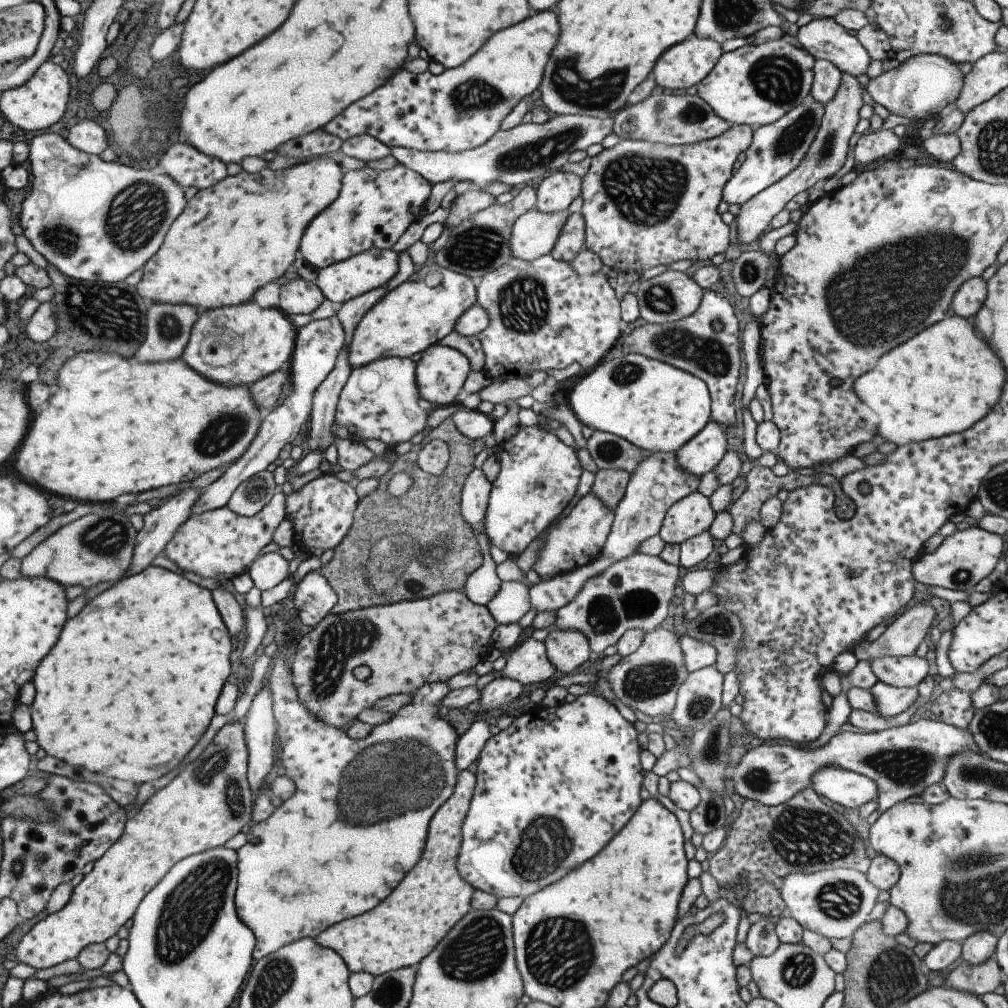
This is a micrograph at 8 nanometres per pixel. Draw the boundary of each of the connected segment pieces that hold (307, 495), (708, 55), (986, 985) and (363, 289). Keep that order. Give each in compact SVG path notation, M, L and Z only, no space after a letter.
M321 474L285 496L285 516L291 520L294 536L301 536L299 540L307 552L333 550L351 526L358 499L352 484L331 474Z
M691 33L685 40L670 46L655 61L652 71L653 80L657 85L669 90L685 90L693 84L697 84L704 76L707 76L715 66L715 62L721 56L720 44L709 38L699 38Z
M992 956L977 965L962 961L949 972L944 985L955 990L971 992L980 997L993 992L1002 983L1002 980L1001 969Z
M371 248L371 250L365 250L365 252L351 256L351 258L319 269L316 272L314 283L324 298L331 300L338 307L349 299L385 285L397 272L397 257L398 254L389 248L382 250Z

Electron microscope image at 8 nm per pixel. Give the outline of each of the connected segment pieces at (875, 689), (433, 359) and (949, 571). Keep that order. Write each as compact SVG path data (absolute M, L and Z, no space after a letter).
M879 681L868 689L875 700L875 710L882 717L895 716L907 710L918 696L915 687L892 687Z
M433 344L421 352L420 360L415 367L415 386L423 401L437 406L448 406L458 404L462 398L462 386L470 371L470 362L458 350Z
M967 527L943 538L941 544L931 553L923 552L911 564L913 580L954 591L971 592L979 580L985 578L997 564L1003 554L1004 537L981 530L979 527Z

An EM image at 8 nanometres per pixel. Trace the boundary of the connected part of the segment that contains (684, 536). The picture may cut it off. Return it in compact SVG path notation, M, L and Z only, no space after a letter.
M697 491L674 502L665 512L658 535L664 544L679 544L705 532L715 512L709 499Z

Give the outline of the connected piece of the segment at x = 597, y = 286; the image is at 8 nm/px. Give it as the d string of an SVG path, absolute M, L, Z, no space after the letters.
M539 256L531 262L510 257L499 268L476 281L475 304L487 314L488 324L476 334L484 354L483 371L493 380L510 377L524 379L535 370L561 370L577 363L586 372L595 368L619 338L621 322L619 298L601 271L580 275L570 263Z

